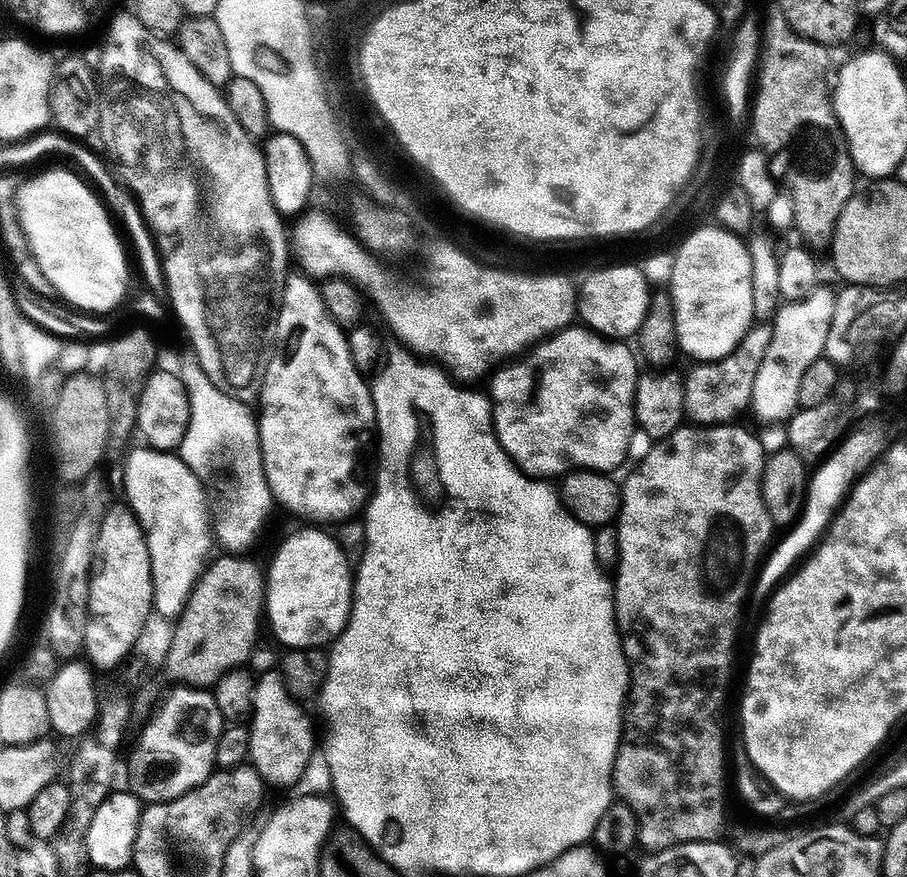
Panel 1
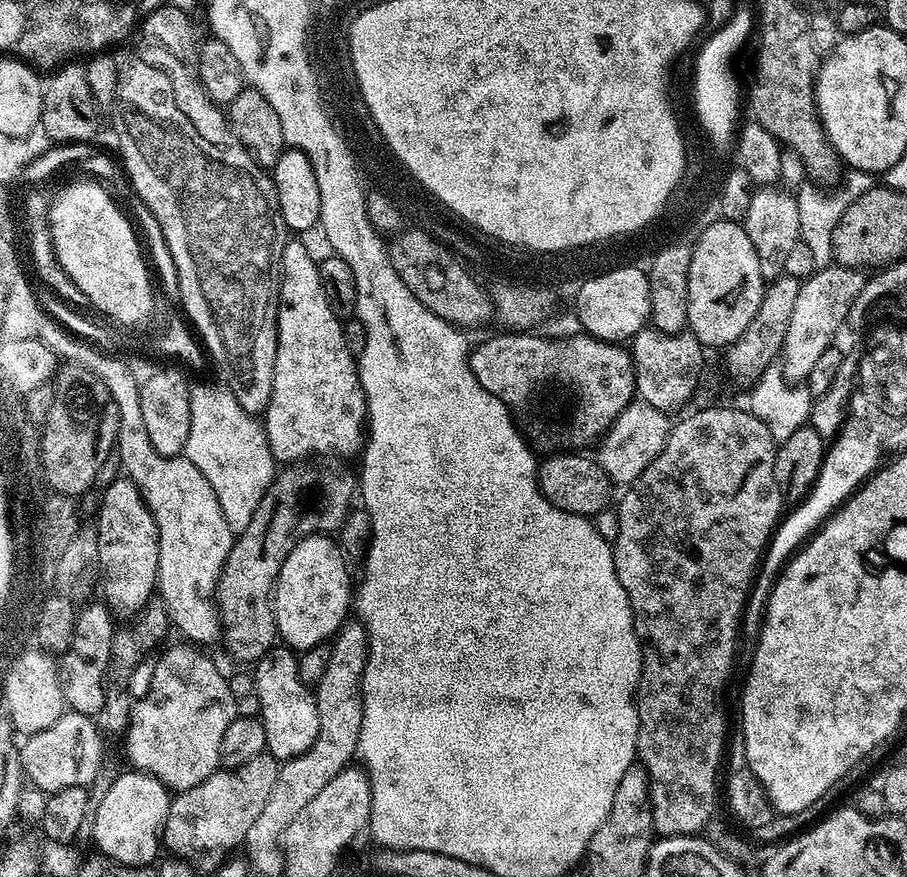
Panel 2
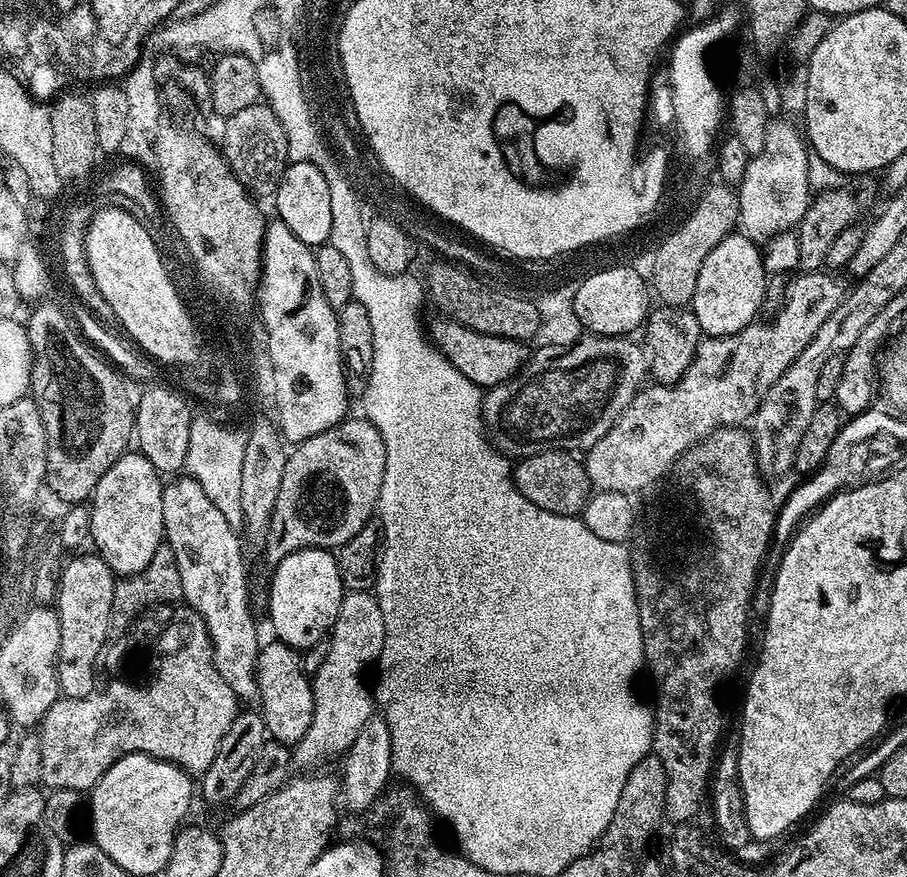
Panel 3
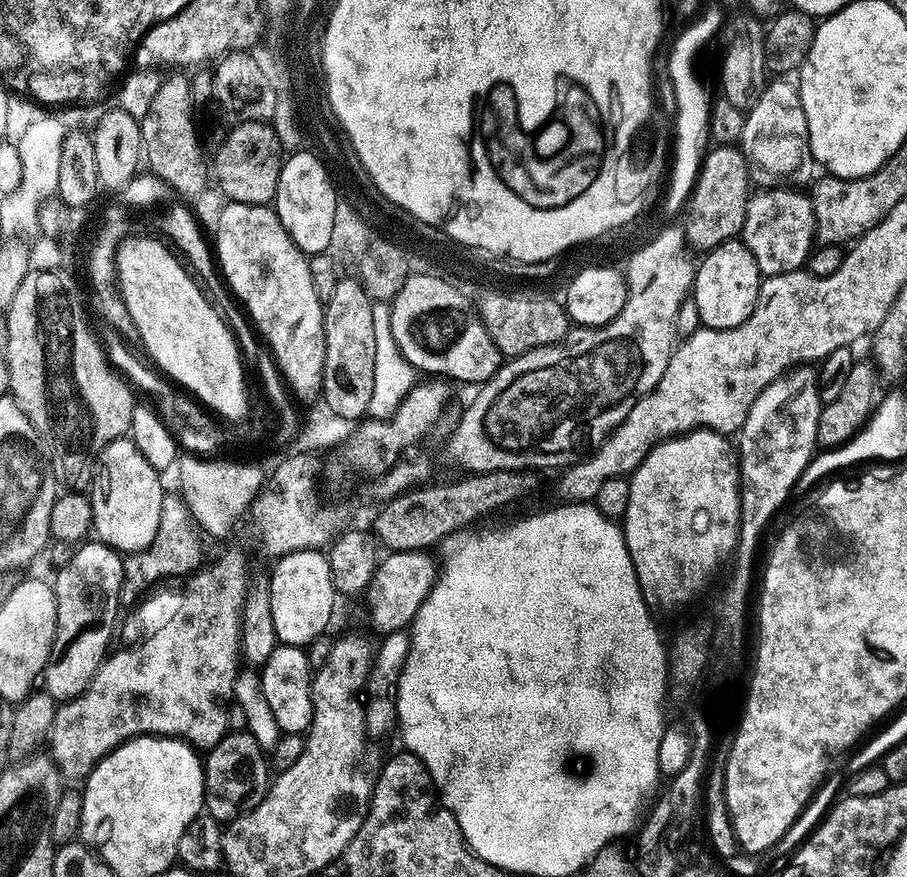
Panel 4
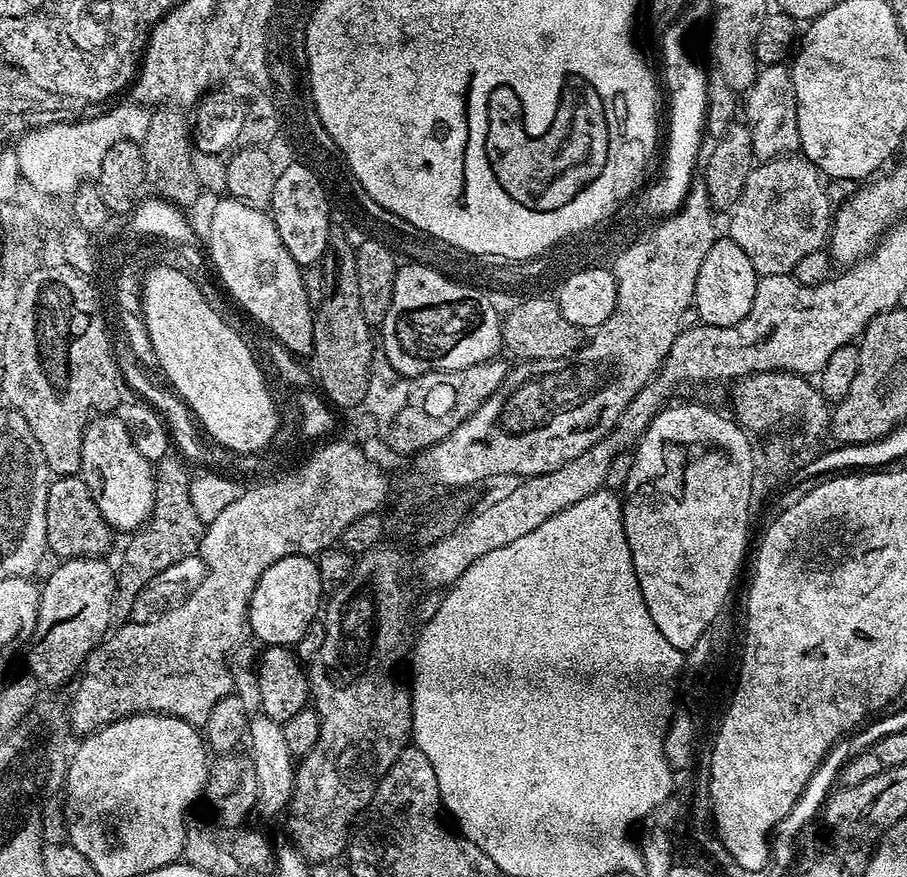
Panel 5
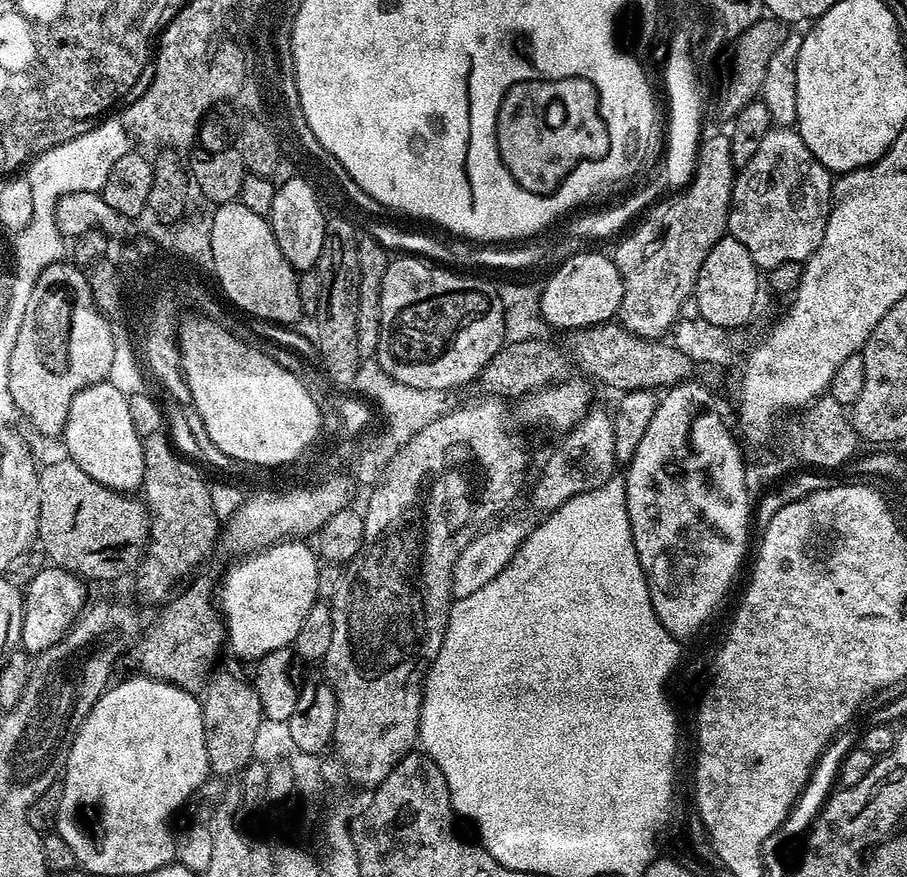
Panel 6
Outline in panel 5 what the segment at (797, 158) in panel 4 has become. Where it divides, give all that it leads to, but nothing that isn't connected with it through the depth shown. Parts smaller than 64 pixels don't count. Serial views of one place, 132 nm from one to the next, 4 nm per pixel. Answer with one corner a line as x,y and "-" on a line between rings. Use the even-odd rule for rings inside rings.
787,63
763,65
757,71
756,81
746,93
746,99
748,99
746,123
752,130
757,161
776,160
780,156
795,153
800,147
800,135
791,67

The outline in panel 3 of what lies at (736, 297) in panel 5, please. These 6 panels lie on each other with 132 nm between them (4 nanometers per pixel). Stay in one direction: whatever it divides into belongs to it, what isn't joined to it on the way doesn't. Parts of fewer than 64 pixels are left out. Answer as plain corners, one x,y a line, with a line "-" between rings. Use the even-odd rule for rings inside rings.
733,234
722,238
706,262
702,262
702,271
698,274
698,286
694,286
690,309
698,318
698,326
703,335
735,336
743,328
757,319
760,307
765,307
765,292
769,277
764,271
764,257
757,241
748,239
743,234

